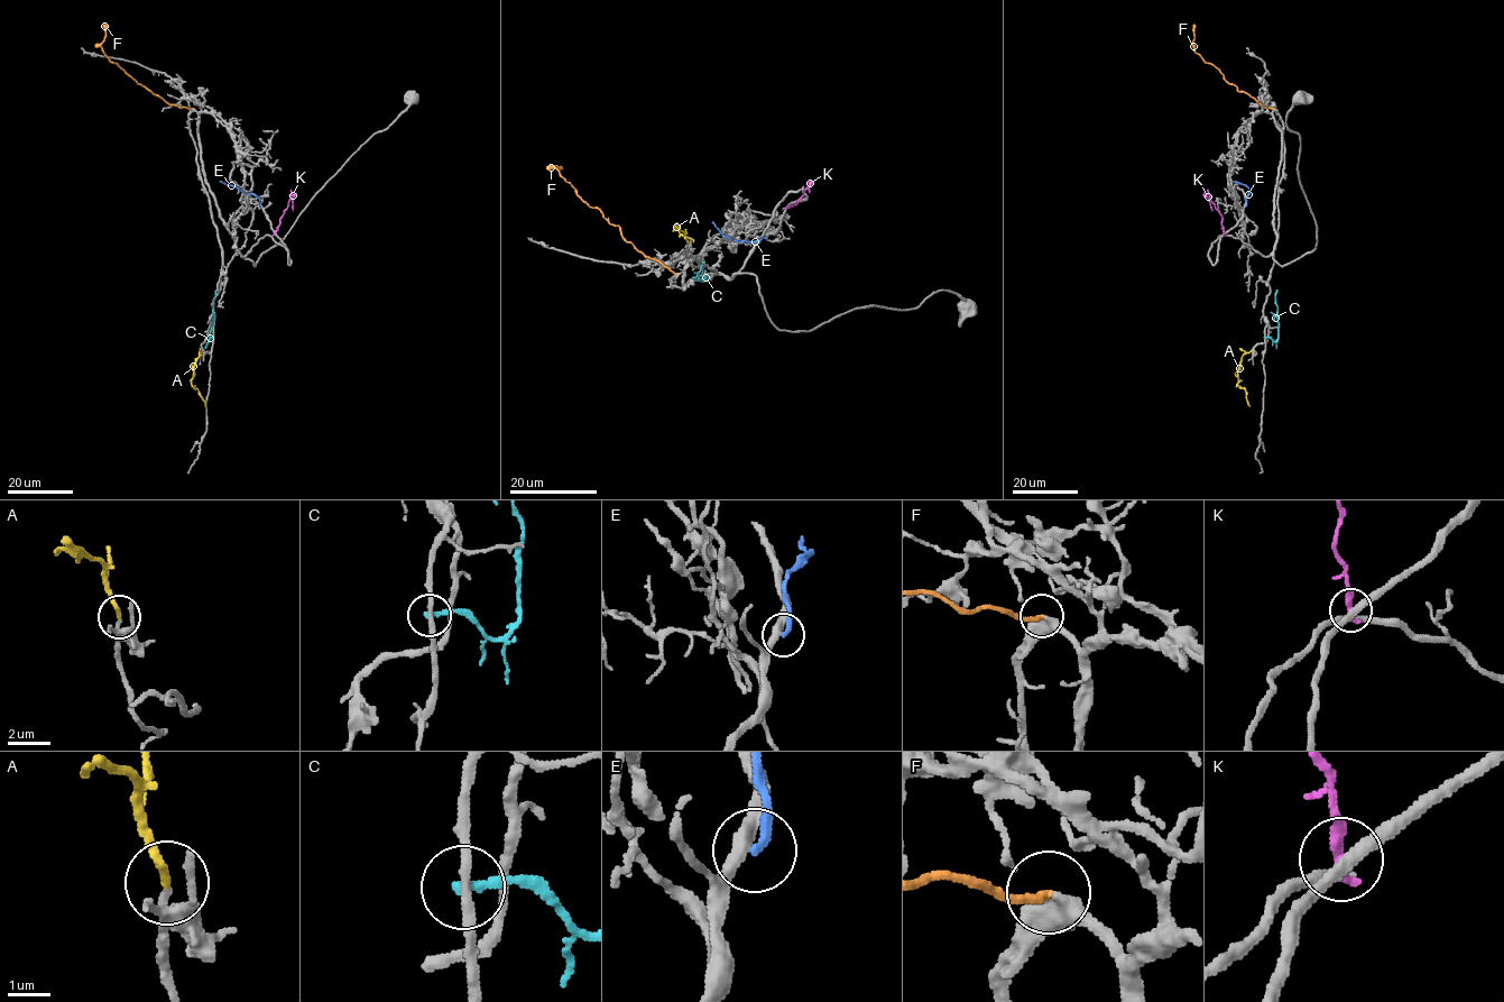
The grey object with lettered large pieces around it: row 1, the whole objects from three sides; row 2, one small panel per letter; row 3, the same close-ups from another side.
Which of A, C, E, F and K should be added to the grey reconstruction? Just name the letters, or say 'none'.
A

